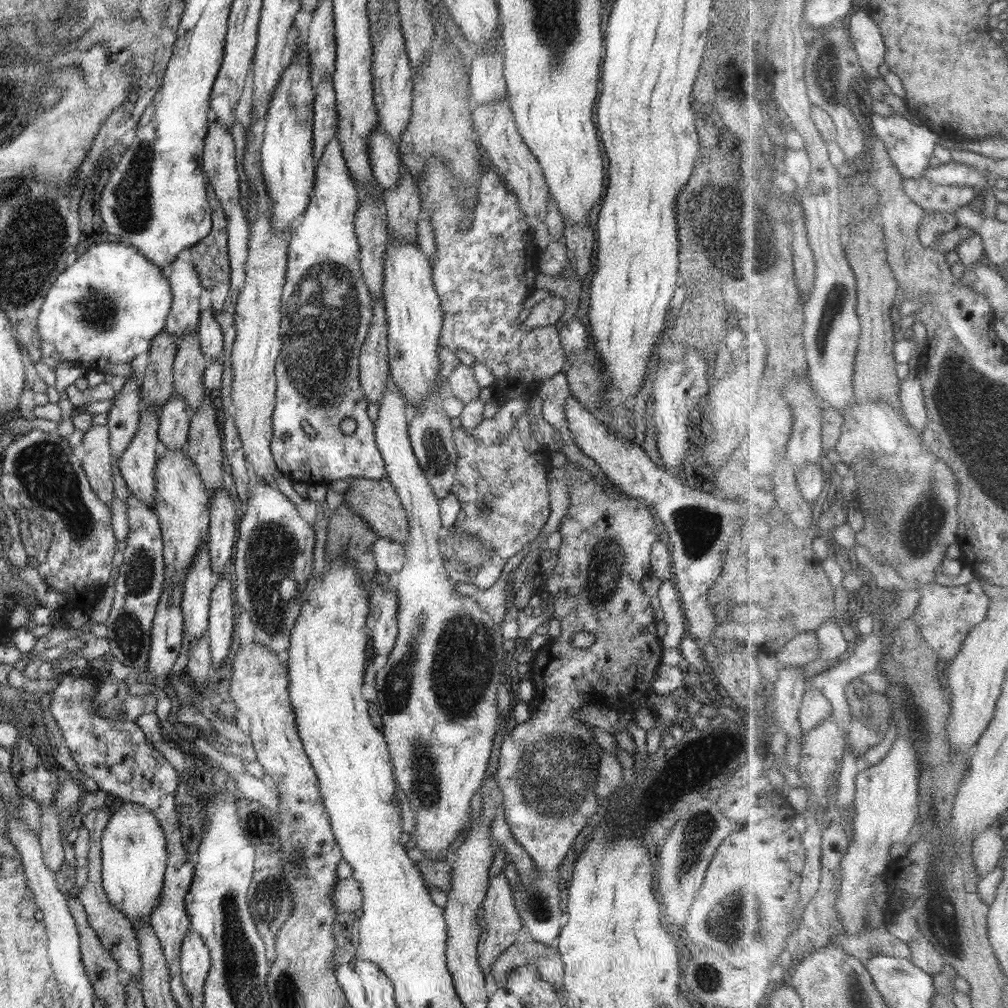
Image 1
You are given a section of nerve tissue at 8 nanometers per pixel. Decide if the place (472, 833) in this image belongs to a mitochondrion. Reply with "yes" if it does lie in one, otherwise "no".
no

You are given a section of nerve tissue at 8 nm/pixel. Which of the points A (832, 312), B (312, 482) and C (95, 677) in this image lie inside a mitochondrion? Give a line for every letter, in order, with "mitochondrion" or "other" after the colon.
A: mitochondrion
B: other
C: other

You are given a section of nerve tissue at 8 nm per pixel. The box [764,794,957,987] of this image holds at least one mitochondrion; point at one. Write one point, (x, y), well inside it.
(940, 924)

